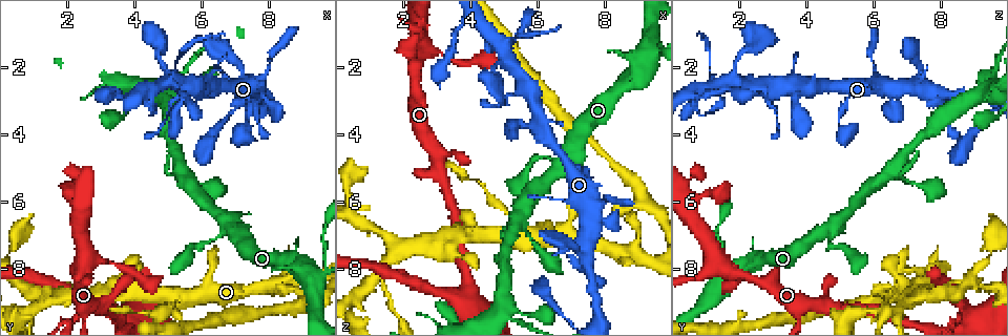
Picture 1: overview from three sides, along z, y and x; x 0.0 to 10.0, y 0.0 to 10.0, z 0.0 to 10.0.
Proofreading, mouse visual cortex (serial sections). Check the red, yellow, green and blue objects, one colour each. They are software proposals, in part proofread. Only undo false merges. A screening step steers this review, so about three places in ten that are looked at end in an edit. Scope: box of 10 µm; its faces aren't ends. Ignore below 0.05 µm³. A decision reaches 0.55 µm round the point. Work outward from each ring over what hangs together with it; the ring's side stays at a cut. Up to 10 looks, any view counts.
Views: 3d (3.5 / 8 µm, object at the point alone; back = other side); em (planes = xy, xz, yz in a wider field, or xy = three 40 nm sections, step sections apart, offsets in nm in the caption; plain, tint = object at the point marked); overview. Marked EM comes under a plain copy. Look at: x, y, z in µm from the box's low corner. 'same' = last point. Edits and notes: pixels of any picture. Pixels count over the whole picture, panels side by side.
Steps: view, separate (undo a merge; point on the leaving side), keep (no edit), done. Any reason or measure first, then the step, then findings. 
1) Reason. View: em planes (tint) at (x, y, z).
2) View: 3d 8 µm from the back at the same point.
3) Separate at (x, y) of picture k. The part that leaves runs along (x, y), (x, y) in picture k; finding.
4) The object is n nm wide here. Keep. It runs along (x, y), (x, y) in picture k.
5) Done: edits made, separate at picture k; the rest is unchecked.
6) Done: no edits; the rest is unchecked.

Thin arm on a thick one. View: 3d 3.5 µm at (2.40, 8.10, 1.65).

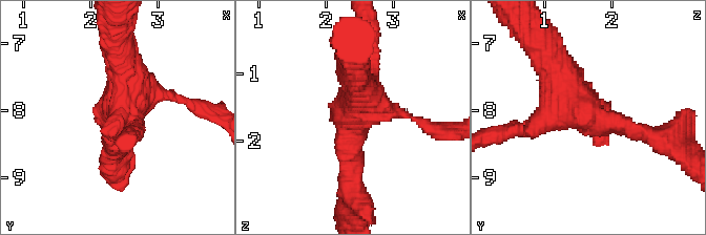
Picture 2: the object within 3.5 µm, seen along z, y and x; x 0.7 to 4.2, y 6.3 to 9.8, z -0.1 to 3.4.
View: em xy step 1 (tint) at (2.40, 8.10, 1.65).

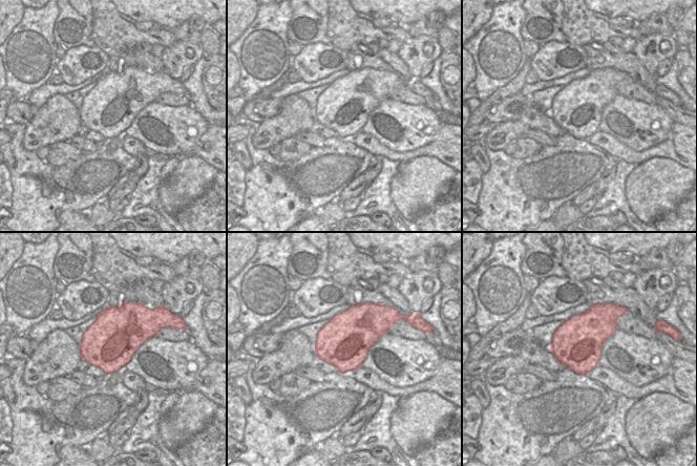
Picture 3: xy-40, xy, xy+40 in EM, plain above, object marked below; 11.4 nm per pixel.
Keep. It runs along (631, 129), (580, 110), (540, 39) in picture 2; one cell here.

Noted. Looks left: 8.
Side arm on a straight run. View: 3d 3.5 µm at (2.60, 9.05, 8.55).

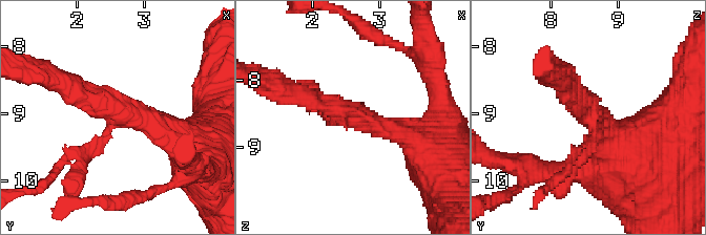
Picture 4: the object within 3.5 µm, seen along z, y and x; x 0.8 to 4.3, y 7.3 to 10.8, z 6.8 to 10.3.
3 arms meet here; the arms are 150, 300, 350 nm wide; now the EM. View: em xy step 3 (tint) at (2.60, 9.00, 8.55).

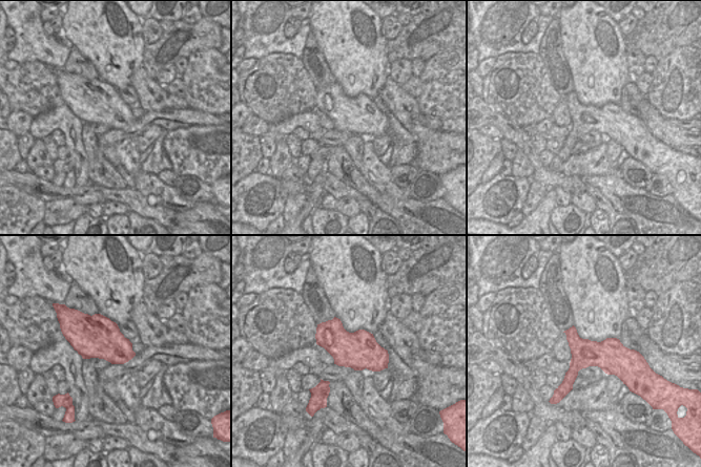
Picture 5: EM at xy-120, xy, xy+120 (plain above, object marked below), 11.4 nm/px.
The object is 420 nm wide here. Separate at (88, 156) of picture 4. A border runs along (570, 365), (577, 372) in picture 5; two cells meet here.

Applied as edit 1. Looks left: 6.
View: overview.

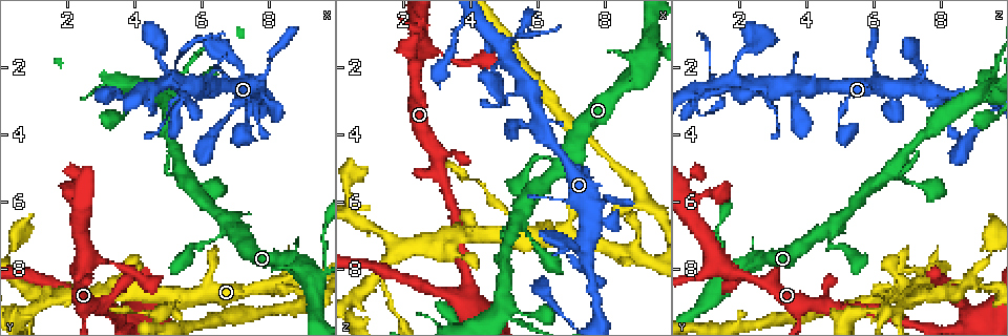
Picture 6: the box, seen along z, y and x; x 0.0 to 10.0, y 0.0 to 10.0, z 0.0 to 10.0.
Small branch off a trunk. View: 3d 3.5 µm from the back at (5.55, 8.80, 6.75).

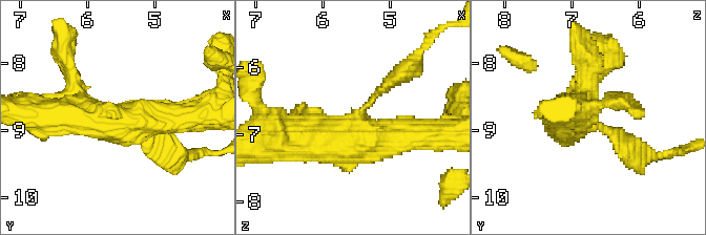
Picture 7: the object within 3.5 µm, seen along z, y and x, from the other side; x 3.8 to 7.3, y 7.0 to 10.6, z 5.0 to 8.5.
Shape alone is not enough. View: em xy step 2 (tint) at the same point.

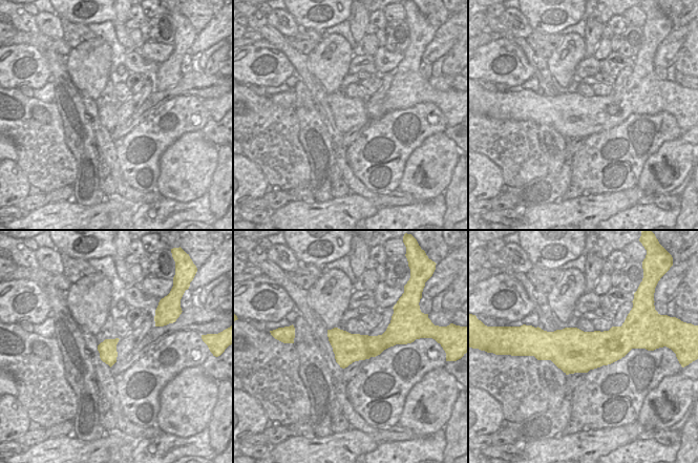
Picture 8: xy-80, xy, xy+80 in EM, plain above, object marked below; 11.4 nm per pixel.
3 arms meet here; the arms are 150, 400, 500 nm wide. Keep. It runs along (292, 143), (434, 135) in picture 7; one cell here.

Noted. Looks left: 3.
Looks like a crossing. View: 3d 3.5 µm at (4.95, 2.40, 1.45).

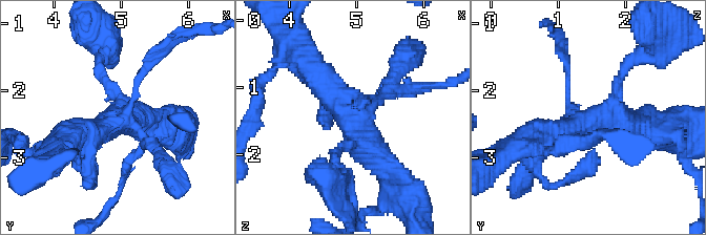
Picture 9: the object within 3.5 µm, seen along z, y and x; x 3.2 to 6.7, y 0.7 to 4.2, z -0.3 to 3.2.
View: em xy step 2 (tint) at (4.95, 2.40, 1.55).

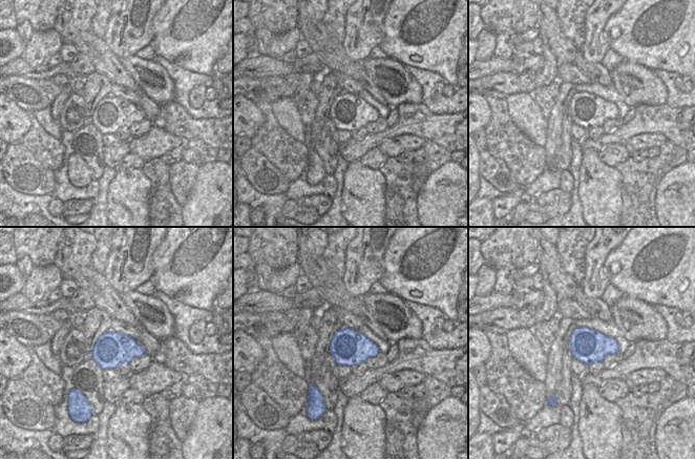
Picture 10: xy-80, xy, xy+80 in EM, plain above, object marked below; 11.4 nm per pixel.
Keep. It runs along (389, 174), (312, 69) in picture 9; one cell here.

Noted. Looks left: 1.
Done: edits made, separate at picture 4; the rest is unchecked.

